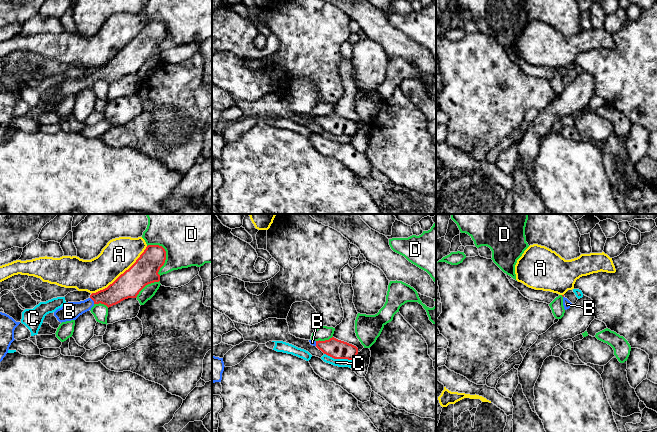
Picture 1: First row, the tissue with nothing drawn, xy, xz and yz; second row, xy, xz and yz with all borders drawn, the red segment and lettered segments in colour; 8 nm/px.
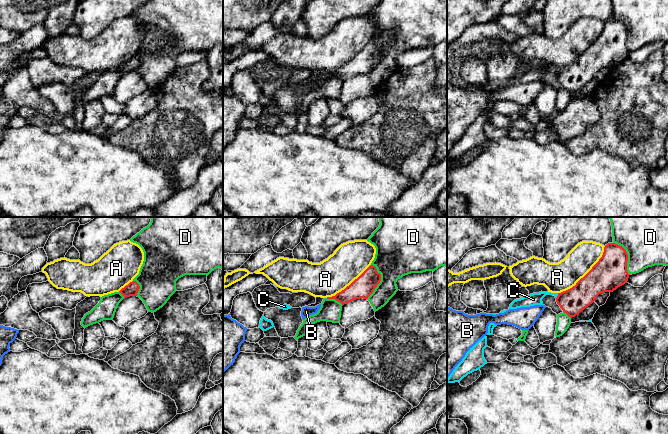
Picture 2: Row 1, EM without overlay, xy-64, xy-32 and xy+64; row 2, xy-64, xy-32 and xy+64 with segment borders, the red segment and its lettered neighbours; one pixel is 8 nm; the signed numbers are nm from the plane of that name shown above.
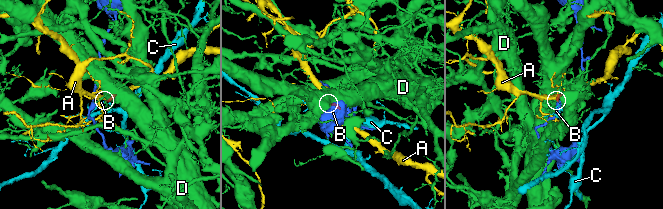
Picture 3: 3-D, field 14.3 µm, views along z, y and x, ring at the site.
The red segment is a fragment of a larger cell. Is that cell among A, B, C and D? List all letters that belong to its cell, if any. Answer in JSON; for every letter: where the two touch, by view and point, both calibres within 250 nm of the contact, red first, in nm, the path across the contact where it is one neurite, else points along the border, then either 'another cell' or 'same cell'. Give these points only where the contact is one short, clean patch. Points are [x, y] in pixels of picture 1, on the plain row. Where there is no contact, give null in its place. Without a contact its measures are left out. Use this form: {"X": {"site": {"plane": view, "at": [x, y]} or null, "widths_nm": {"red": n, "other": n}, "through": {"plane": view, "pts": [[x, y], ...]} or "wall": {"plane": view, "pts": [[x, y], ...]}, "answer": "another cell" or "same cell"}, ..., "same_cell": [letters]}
{"A": {"site": {"plane": "xy", "at": [121, 50]}, "widths_nm": {"red": 220, "other": 260}, "answer": "another cell"}, "B": {"site": {"plane": "xy", "at": [92, 75]}, "widths_nm": {"red": 170, "other": 150}, "through": {"plane": "xy", "pts": [[121, 65], [110, 72], [92, 75], [86, 81], [69, 87]]}, "answer": "same cell"}, "C": {"site": {"plane": "xz", "at": [338, 134]}, "widths_nm": {"red": 160, "other": 60}, "wall": {"plane": "xz", "pts": [[324, 129], [334, 134], [347, 134], [351, 136]]}, "answer": "another cell"}, "D": {"site": {"plane": "xy", "at": [165, 30]}, "widths_nm": {"red": 220, "other": 340}, "answer": "another cell"}, "same_cell": ["B"]}

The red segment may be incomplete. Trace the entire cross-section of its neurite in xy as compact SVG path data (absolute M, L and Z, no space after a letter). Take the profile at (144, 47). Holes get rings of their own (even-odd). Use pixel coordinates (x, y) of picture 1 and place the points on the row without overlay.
M148 21L136 38L107 64L92 69L84 77L65 79L54 92L61 99L76 96L95 80L101 79L109 84L125 75L136 74L146 61L160 57L158 48L165 36L166 27L162 22Z

